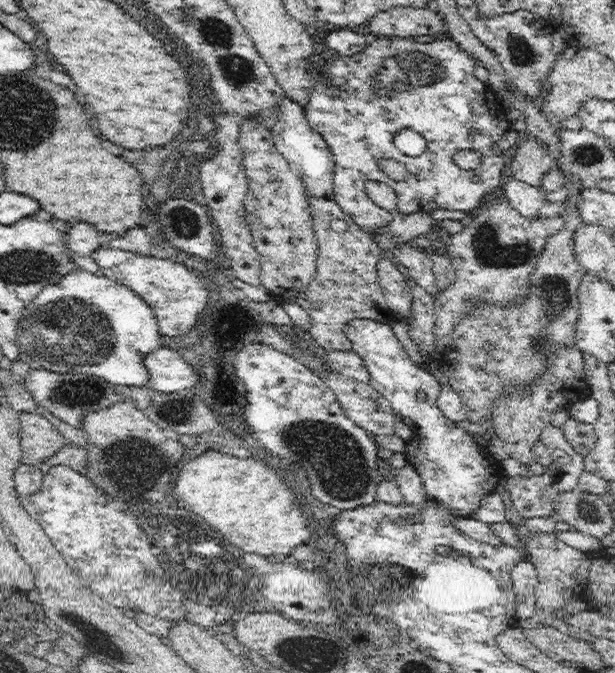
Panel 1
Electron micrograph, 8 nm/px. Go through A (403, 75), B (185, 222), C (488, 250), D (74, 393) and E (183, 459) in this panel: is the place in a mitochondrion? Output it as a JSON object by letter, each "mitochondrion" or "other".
{"A":"mitochondrion","B":"mitochondrion","C":"mitochondrion","D":"mitochondrion","E":"other"}

